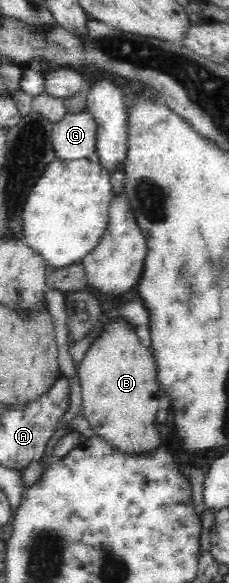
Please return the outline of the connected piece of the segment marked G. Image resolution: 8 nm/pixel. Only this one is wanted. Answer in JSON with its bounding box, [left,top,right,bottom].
[51,110,96,160]

